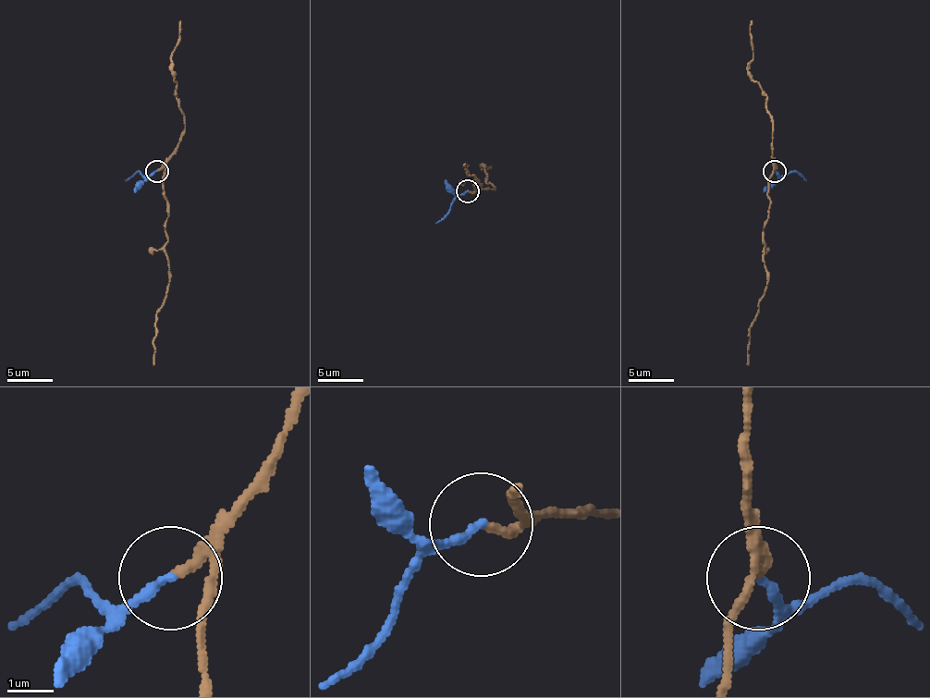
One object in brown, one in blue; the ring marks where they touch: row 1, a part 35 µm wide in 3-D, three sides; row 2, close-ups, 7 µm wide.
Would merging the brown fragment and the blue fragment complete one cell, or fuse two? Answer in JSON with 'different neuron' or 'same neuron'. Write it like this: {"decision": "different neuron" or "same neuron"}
{"decision": "different neuron"}

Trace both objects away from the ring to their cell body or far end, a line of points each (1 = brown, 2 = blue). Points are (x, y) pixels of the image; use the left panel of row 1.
1: (157, 171), (164, 171), (168, 210), (164, 248), (168, 284), (155, 323), (152, 365)
2: (157, 171), (146, 176), (135, 171), (126, 180)

